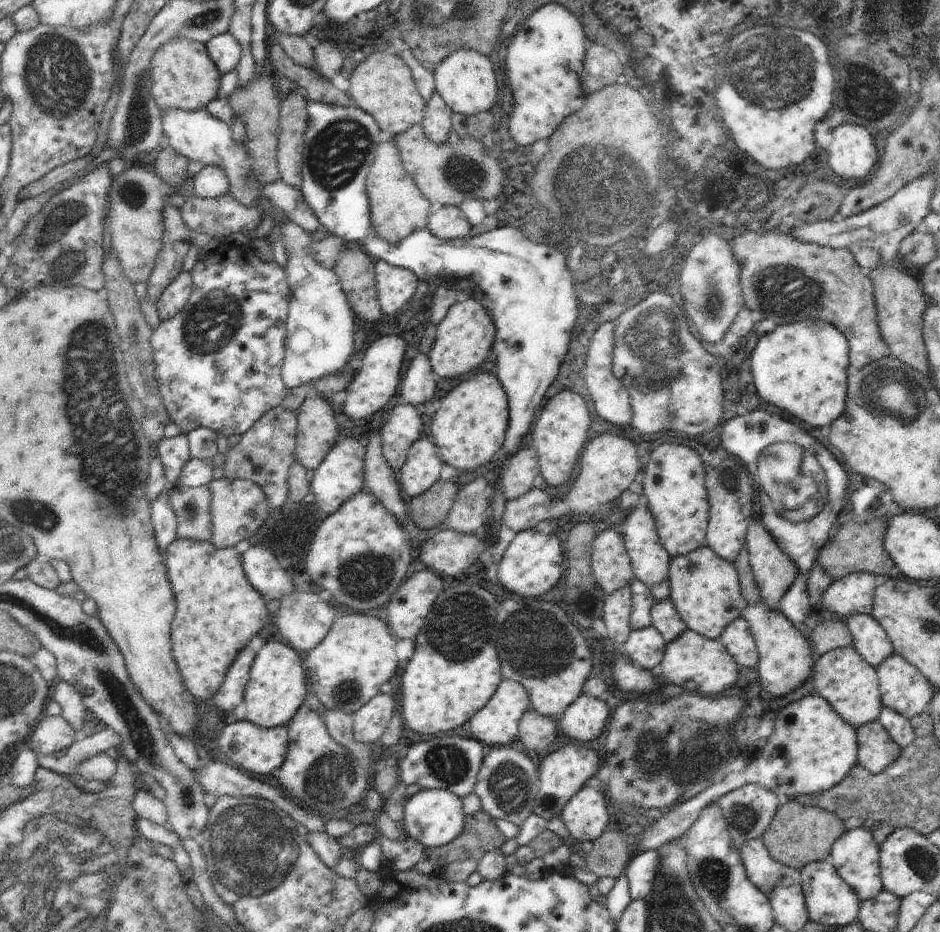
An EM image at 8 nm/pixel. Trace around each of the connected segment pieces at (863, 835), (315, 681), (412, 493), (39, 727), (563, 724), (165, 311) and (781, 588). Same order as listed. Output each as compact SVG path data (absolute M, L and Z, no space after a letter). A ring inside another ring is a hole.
M864 827L847 830L833 844L830 854L825 860L834 865L838 874L853 888L860 902L874 898L883 891L879 845L874 840L872 833Z
M365 613L344 615L334 619L328 634L313 649L310 649L304 668L308 668L308 688L314 692L318 700L325 706L326 710L340 709L347 715L353 715L362 708L376 694L384 682L388 682L396 672L398 657L394 652L397 639L389 632L384 621L378 617L371 617Z
M429 436L420 437L410 447L406 462L398 474L399 486L407 500L420 496L440 479L442 459Z
M43 715L28 736L29 746L38 755L52 755L62 748L72 746L81 737L62 716Z
M582 694L568 706L558 725L570 738L594 742L606 729L609 719L610 709L606 701Z
M181 271L156 304L160 322L174 318L184 308L194 289L190 272Z
M752 522L747 532L746 546L749 550L749 563L752 569L756 584L760 590L760 602L764 603L770 610L778 610L782 597L789 591L789 588L798 578L799 568L790 557L787 557L781 548L775 543L770 533L764 528L764 525L758 522Z

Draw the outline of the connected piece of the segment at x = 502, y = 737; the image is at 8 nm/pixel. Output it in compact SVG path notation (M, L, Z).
M503 679L494 696L482 710L479 710L462 726L452 729L450 732L446 732L446 734L448 734L448 737L466 737L481 743L485 742L491 747L506 747L506 744L510 744L518 737L521 718L526 711L530 710L530 706L528 691L522 684L518 684L515 680Z

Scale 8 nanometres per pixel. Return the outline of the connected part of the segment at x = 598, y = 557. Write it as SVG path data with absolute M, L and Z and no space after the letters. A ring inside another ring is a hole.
M610 527L598 533L591 550L591 569L595 581L610 596L633 580L631 558L621 533Z

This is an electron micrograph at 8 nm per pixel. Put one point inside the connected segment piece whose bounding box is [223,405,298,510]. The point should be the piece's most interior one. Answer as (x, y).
(266, 452)

